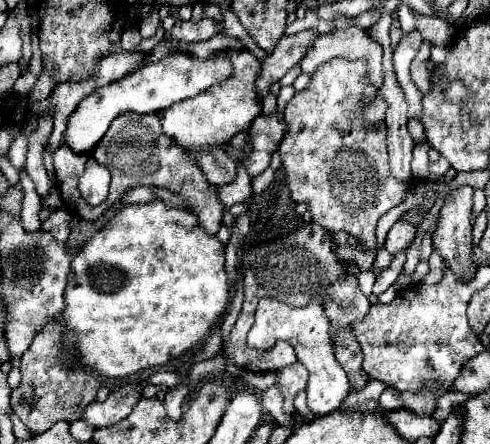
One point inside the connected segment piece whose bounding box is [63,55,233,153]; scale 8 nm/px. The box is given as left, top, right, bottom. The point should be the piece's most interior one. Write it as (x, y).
(178, 77)

